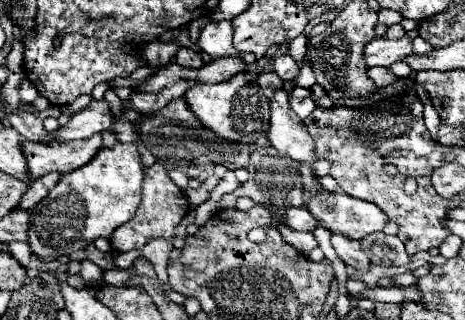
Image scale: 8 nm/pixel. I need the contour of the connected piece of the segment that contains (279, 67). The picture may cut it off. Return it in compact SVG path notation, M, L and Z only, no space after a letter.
M279 55L279 57L275 57L273 69L275 69L275 73L277 73L283 81L293 81L293 79L297 79L297 75L299 75L299 67L297 67L297 63L293 61L293 57L289 57L289 55Z

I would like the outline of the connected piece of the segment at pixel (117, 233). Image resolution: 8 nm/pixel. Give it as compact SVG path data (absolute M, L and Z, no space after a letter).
M155 163L155 165L145 169L143 195L141 195L141 205L137 207L137 213L131 217L131 221L123 223L119 229L113 231L113 235L109 239L111 247L119 253L125 253L125 251L143 247L151 239L157 239L157 237L169 239L169 237L173 237L175 227L181 223L187 209L189 209L189 201L187 201L185 193L167 177L165 167L161 163Z

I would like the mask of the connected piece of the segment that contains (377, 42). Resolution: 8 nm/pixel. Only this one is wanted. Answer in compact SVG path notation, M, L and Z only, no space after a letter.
M405 35L401 39L373 39L367 47L365 47L365 61L369 67L373 65L381 65L381 67L389 67L397 61L403 61L407 55L413 53L413 41Z

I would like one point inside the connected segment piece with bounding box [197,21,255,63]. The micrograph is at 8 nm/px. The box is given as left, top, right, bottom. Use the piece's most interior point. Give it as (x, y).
(215, 39)

